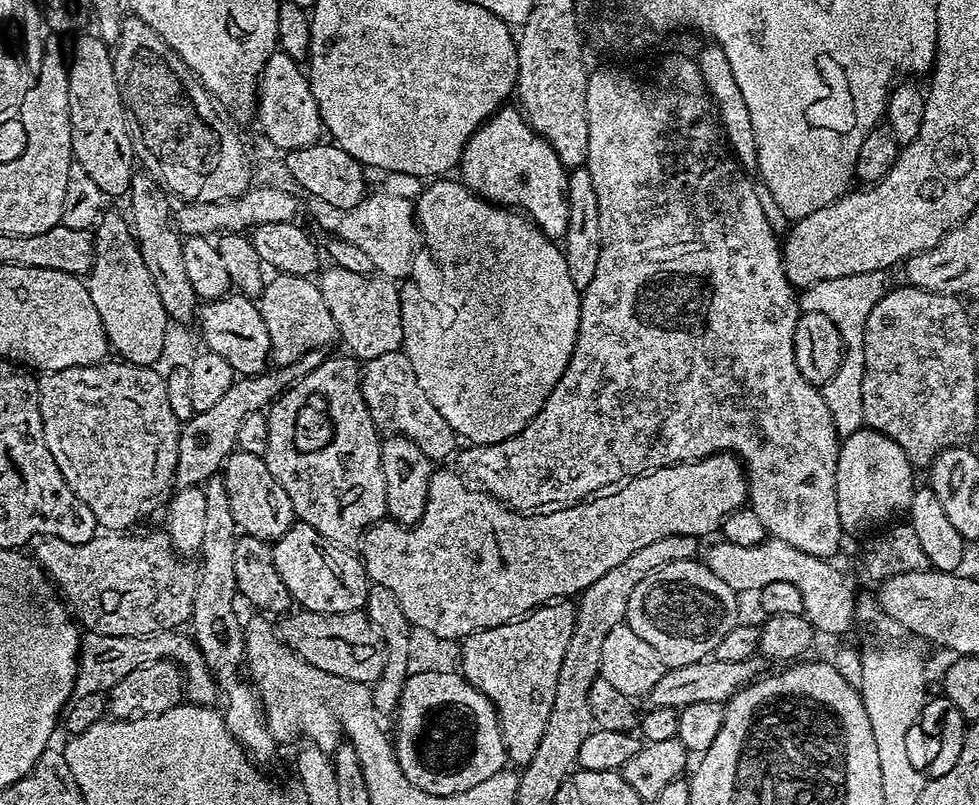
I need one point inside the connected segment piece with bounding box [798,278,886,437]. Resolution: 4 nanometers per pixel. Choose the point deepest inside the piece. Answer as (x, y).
(847, 303)

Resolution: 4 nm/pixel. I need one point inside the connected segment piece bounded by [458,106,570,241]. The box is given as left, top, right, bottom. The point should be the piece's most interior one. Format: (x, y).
(507, 163)

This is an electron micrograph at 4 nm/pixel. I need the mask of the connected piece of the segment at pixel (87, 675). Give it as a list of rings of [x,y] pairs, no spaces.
[[[173,630],[170,632],[155,632],[154,634],[146,634],[145,636],[111,636],[110,634],[94,634],[93,632],[84,632],[80,641],[80,654],[78,657],[78,667],[76,669],[76,685],[77,689],[85,692],[102,692],[107,693],[108,689],[114,687],[119,680],[126,678],[126,674],[130,674],[130,670],[138,670],[138,666],[146,666],[146,662],[158,662],[159,660],[172,660],[180,668],[184,678],[184,694],[185,697],[193,704],[213,703],[212,699],[217,699],[218,685],[212,678],[212,672],[206,666],[206,662],[202,658],[202,654],[198,650],[196,641],[191,635],[185,634],[183,631]]]

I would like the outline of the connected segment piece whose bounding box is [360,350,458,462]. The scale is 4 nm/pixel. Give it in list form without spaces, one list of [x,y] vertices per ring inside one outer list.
[[[401,350],[378,354],[378,358],[363,361],[360,389],[370,410],[370,418],[381,433],[405,436],[433,462],[447,461],[444,459],[448,455],[449,459],[457,451],[458,437],[455,430],[450,422],[446,422],[446,418],[442,418],[442,414],[438,414],[438,410],[434,410],[434,402],[430,402],[422,386],[418,386],[418,377],[414,375],[414,366],[410,366],[407,352]]]

